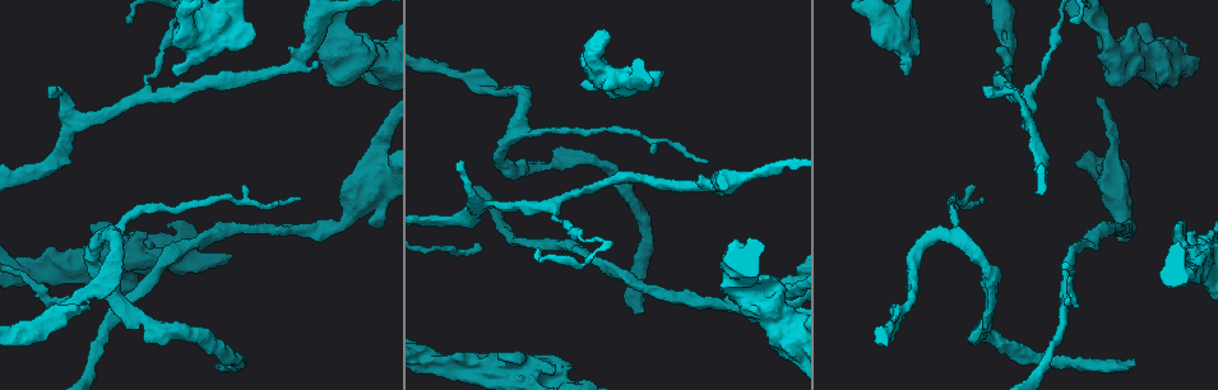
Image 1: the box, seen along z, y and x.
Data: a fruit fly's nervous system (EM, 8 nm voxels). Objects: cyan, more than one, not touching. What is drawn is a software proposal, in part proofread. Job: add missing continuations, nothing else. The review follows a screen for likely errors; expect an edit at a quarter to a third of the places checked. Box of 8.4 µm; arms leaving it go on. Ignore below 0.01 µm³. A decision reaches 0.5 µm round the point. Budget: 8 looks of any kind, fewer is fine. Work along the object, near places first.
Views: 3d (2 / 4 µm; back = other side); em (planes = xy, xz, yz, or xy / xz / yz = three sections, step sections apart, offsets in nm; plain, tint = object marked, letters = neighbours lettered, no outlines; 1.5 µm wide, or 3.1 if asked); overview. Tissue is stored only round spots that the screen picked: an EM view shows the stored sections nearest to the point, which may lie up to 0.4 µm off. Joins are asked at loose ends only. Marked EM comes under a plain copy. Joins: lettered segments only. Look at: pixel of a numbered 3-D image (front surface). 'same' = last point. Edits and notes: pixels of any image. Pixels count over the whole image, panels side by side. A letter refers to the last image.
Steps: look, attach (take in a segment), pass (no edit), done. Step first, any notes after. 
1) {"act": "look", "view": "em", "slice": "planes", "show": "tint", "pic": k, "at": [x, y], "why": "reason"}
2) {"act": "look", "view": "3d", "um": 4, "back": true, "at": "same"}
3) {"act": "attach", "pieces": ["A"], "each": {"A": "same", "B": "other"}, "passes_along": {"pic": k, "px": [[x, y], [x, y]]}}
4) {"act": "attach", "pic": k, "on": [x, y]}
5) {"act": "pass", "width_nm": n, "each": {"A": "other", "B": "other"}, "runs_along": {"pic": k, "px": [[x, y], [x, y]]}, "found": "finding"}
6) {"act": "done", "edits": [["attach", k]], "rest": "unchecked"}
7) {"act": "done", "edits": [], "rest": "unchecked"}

{"act": "look", "view": "em", "slice": "planes", "show": "letters", "pic": 1, "at": [1137, 365], "why": "free end"}

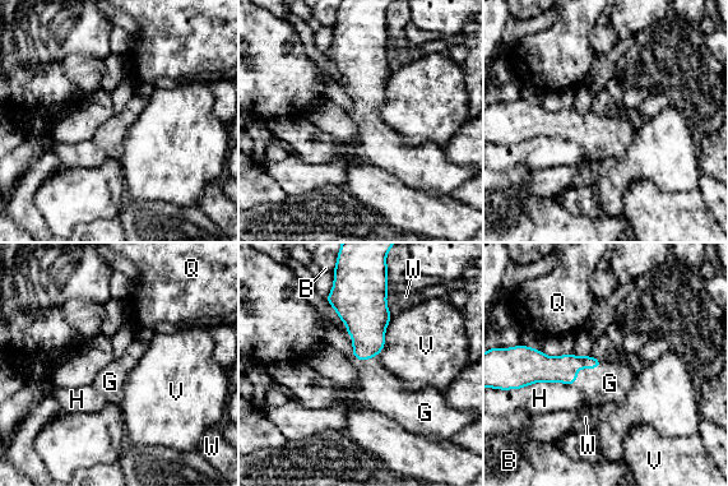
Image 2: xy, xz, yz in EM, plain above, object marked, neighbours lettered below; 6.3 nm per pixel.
{"act": "attach", "pieces": ["G"], "longest_contact_nm": ["H", 340], "each": {"B": "other", "G": "same", "H": "other", "Q": "other", "V": "other", "W": "other"}, "found": "the neuron continues"}

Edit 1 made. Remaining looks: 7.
{"act": "look", "view": "em", "slice": "xz", "step": 4, "show": "tint", "pic": 1, "at": [983, 197], "why": "branch stops here"}

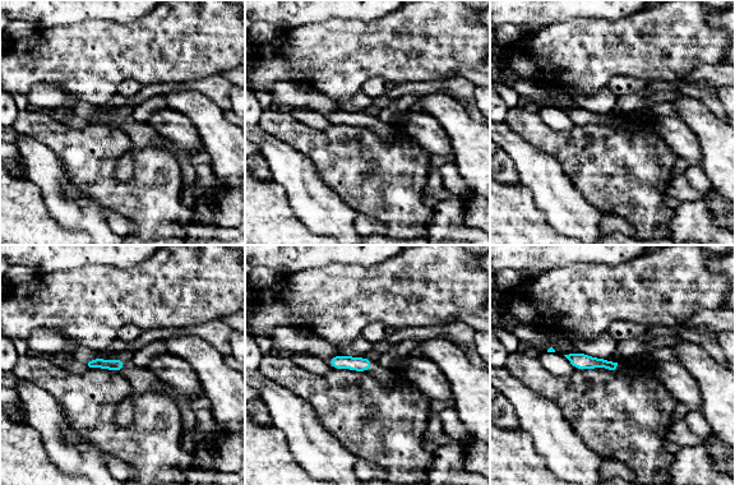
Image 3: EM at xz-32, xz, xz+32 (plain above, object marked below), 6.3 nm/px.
{"act": "look", "view": "em", "slice": "planes", "show": "letters", "at": "same"}

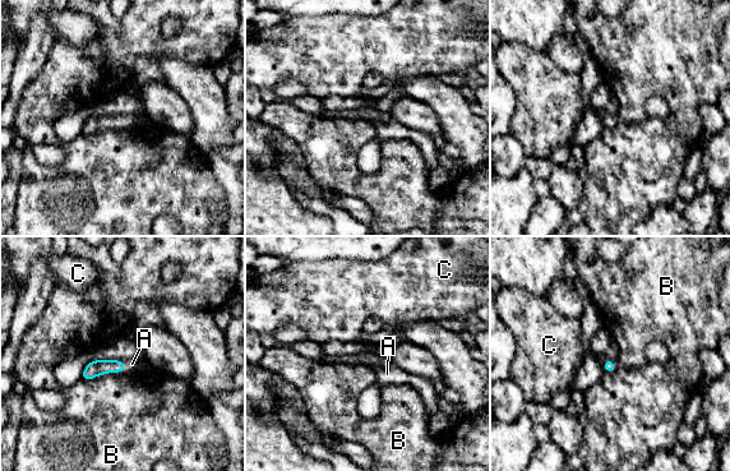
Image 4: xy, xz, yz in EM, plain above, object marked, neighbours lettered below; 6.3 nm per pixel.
{"act": "attach", "pieces": ["A"], "width_nm": 80, "each": {"A": "same", "B": "other", "C": "other"}, "found": "it goes on there"}

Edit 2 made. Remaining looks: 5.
{"act": "look", "view": "3d", "um": 4, "pic": 1, "at": [177, 76], "why": "free end"}

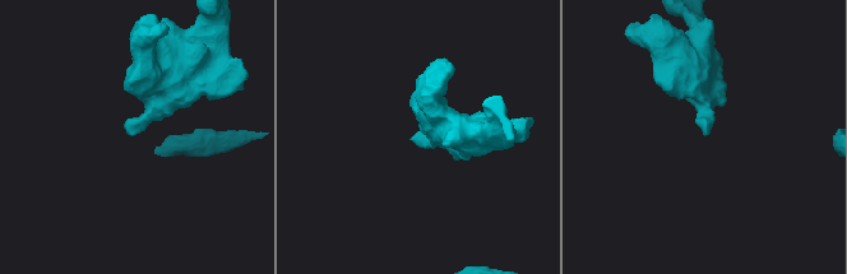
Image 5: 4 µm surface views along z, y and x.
{"act": "look", "view": "em", "slice": "xz", "step": 8, "show": "letters", "pic": 5, "at": [422, 140], "why": "shape alone is not enough"}

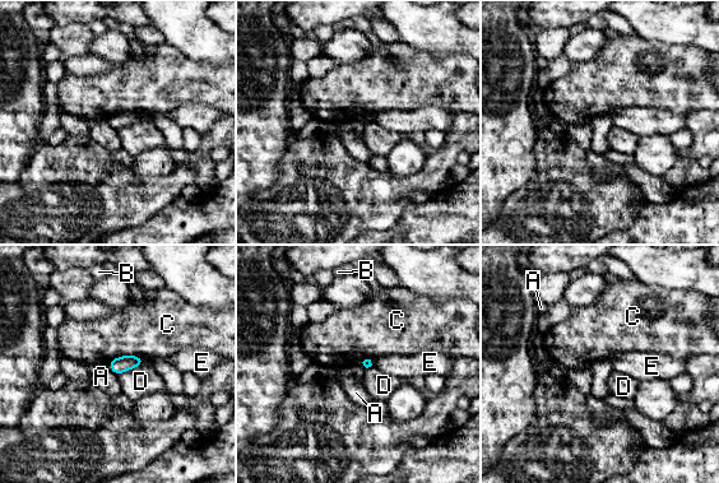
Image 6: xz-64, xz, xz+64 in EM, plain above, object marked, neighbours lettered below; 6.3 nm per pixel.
{"act": "pass", "longest_contact_nm": ["C", 240], "each": {"A": "other", "B": "other", "C": "other", "D": "other", "E": "other"}, "found": "no lettered segment goes on from it"}

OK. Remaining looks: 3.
{"act": "done", "edits": [["attach", 2], ["attach", 4]], "rest": "unchecked"}

